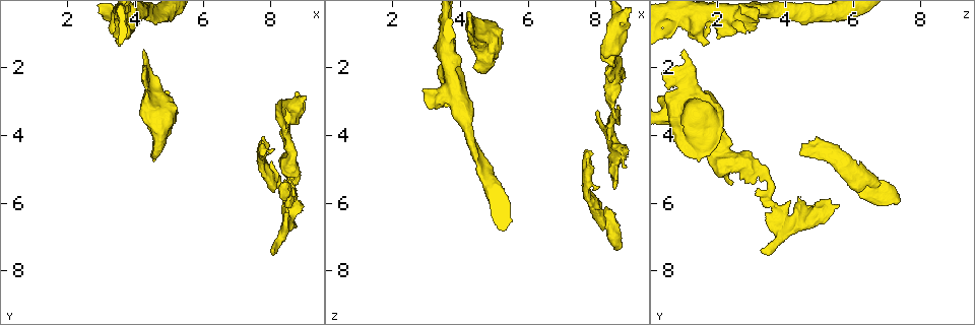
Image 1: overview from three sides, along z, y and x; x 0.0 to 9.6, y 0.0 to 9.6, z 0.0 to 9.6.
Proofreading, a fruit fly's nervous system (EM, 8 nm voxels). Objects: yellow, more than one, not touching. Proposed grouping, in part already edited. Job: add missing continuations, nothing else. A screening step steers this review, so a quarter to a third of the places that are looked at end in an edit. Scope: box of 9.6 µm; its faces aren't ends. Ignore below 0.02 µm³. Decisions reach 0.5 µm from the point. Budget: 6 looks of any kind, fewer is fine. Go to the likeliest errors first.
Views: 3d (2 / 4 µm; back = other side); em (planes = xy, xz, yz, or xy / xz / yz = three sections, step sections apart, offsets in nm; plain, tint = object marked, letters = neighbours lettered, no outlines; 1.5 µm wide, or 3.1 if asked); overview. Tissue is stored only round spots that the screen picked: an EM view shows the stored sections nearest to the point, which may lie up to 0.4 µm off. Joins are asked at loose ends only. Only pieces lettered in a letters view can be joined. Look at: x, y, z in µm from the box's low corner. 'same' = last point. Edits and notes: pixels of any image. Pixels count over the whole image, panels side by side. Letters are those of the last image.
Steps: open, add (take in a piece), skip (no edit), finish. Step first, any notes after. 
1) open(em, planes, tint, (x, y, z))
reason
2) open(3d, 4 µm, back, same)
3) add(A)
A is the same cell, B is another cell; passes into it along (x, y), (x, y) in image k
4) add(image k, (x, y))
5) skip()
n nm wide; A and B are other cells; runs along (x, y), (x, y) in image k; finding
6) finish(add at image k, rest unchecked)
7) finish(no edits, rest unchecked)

open(3d, 4 µm, (7.85, 4.55, 4.45))
end of a long branch

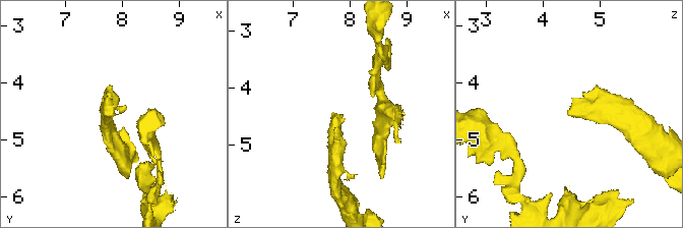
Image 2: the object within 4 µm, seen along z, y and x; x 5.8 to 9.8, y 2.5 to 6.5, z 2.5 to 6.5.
open(em, planes, letters, (7.80, 4.60, 4.45))

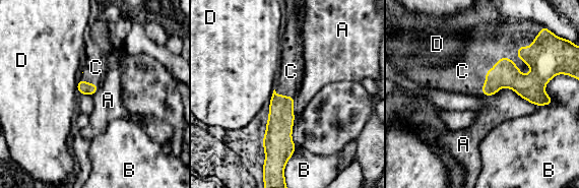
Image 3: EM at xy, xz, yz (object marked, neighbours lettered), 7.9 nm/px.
add(C)
C is the same cell, A, B and D are other cells; passes into it along (505, 73), (484, 73), (462, 71) in image 3; the neuron continues

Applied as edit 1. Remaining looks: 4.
open(overview)

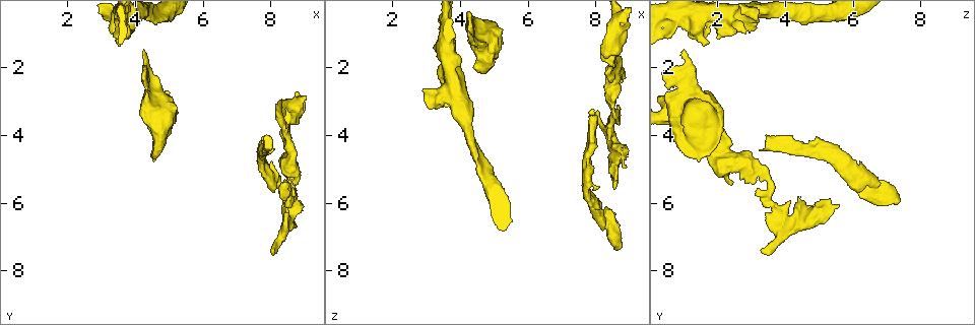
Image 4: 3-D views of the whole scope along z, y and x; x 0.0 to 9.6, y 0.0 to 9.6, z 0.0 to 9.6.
open(3d, 4 µm, (8.05, 7.40, 3.30))
an open end

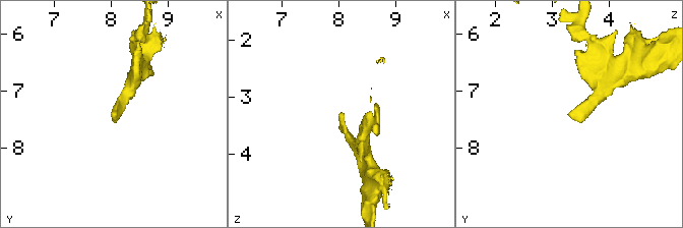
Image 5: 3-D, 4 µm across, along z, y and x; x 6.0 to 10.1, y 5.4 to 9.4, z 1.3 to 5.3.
open(em, xz, step 8, letters, (8.00, 7.40, 3.30))
now the EM

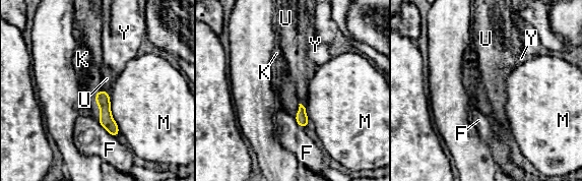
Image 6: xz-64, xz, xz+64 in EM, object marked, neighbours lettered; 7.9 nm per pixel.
skip()
F, K, M, U and Y are other cells; border along (94, 97), (95, 100) in image 6; none of them fits

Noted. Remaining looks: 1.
open(em, planes, letters, (8.30, 3.90, 2.15))
an open end

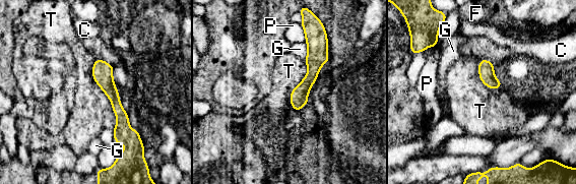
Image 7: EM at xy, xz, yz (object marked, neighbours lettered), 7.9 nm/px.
skip()
C, F, G, P and T are other cells; border along (94, 59), (113, 129) in image 7; none of them fits

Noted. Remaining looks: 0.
finish(add at image 3, rest unchecked)

